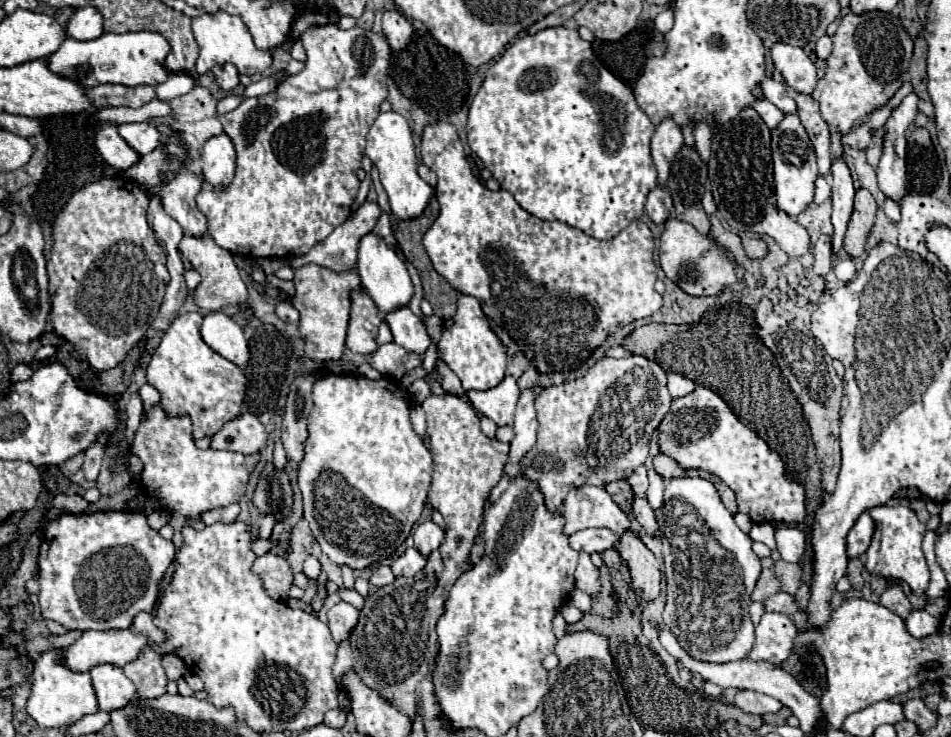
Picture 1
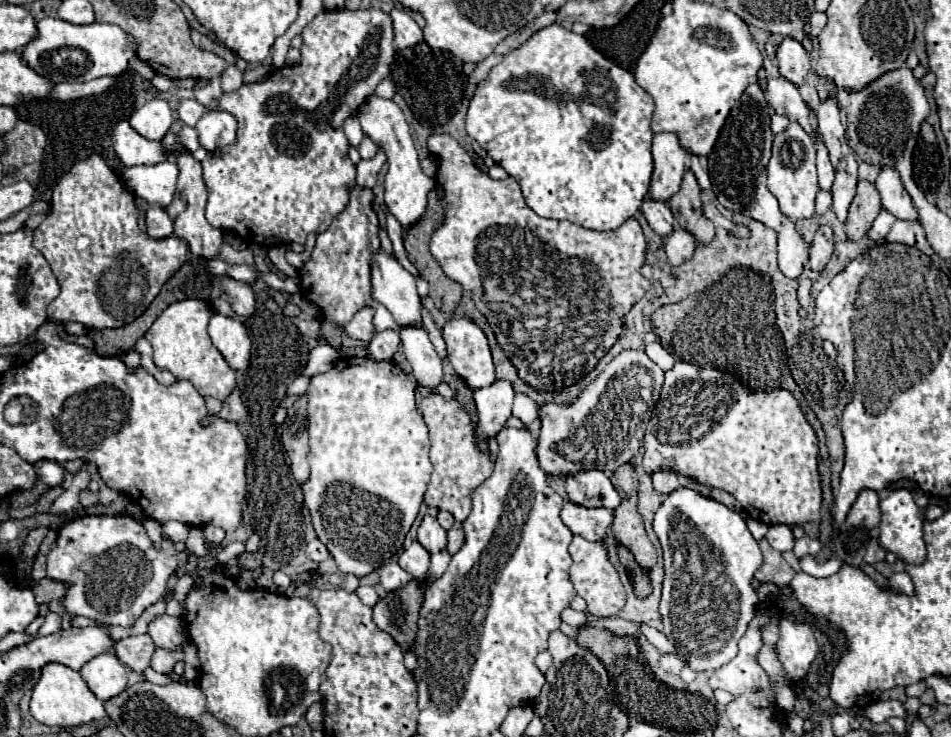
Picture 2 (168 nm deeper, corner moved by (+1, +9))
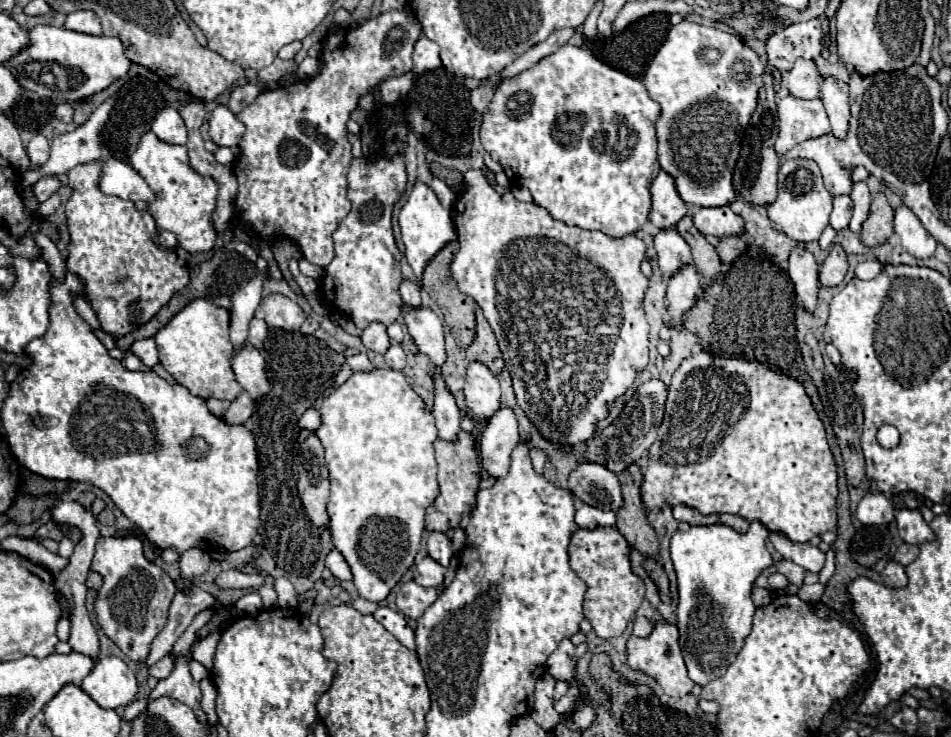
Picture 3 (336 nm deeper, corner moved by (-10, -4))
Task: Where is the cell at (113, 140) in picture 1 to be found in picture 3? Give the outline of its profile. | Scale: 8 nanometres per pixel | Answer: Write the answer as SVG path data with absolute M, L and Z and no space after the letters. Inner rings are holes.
M148 131L146 135L142 135L136 151L130 155L130 163L146 179L152 191L160 195L160 199L150 205L150 213L158 229L166 229L178 235L178 245L192 255L210 251L216 241L216 231L210 225L210 217L216 205L218 187L212 179L200 179L200 175L196 175L188 167L186 147L160 143L160 139L156 139L156 135Z

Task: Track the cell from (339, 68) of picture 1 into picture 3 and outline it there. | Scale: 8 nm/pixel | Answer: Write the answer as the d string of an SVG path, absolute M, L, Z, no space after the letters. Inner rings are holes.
M388 11L358 27L338 29L322 41L322 69L314 79L264 91L258 95L256 103L236 115L246 125L246 133L238 145L240 157L232 167L238 179L234 215L242 223L250 225L258 235L262 235L262 239L288 237L296 241L302 255L314 265L326 267L334 259L332 233L350 213L346 175L352 165L352 145L348 141L346 123L350 121L352 111L360 105L362 95L374 91L390 77L400 77L406 71L412 71L412 49L420 33L420 23L414 23L404 11Z

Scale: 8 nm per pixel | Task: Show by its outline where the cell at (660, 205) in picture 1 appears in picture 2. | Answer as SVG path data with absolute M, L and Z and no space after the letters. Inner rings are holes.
M645 198L641 212L643 212L647 224L651 226L651 230L655 234L659 234L661 238L667 238L673 232L675 220L673 220L673 214L665 202L655 202L651 198Z

